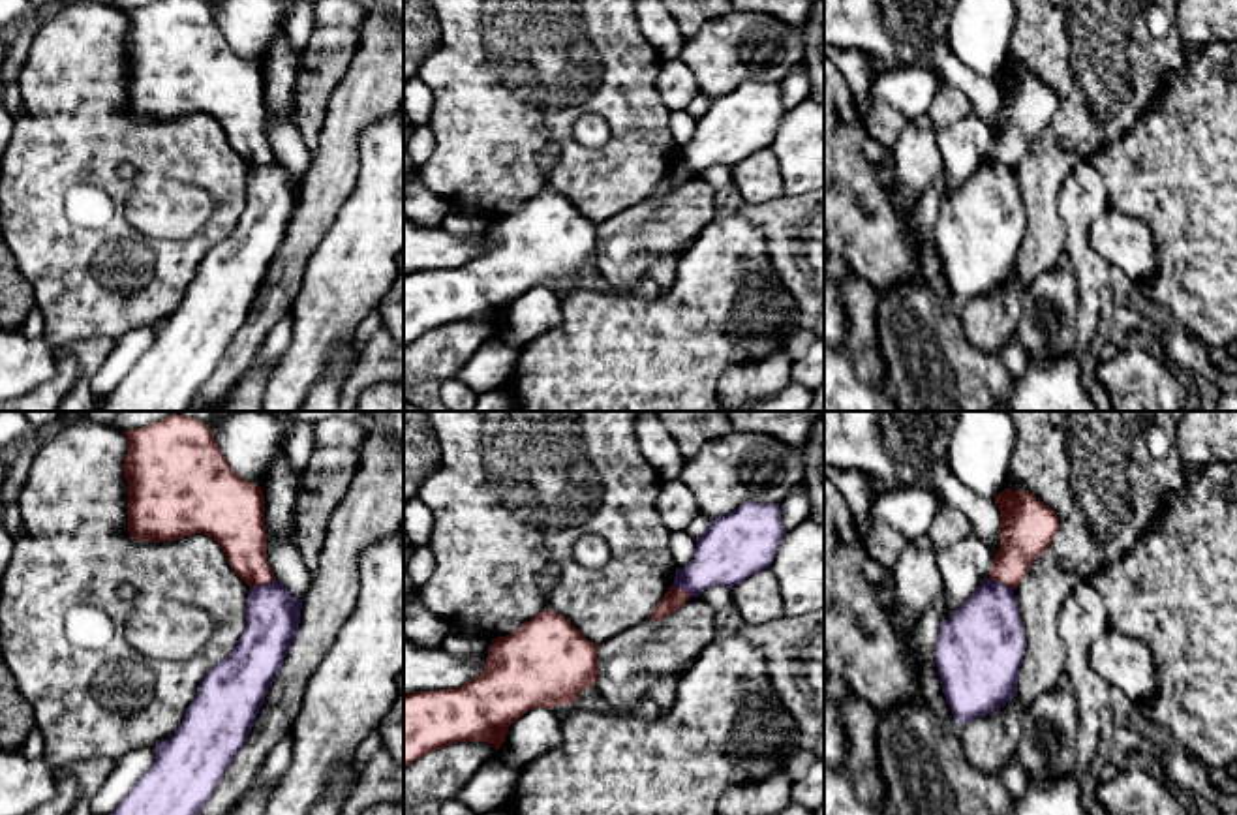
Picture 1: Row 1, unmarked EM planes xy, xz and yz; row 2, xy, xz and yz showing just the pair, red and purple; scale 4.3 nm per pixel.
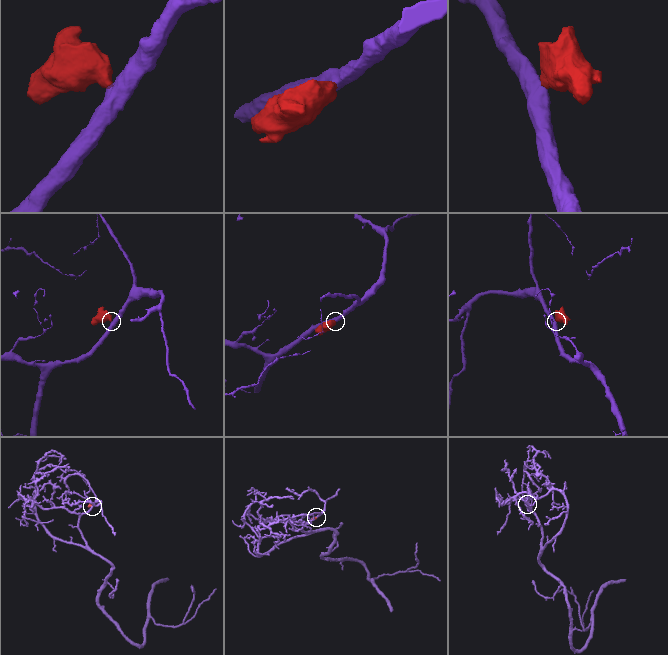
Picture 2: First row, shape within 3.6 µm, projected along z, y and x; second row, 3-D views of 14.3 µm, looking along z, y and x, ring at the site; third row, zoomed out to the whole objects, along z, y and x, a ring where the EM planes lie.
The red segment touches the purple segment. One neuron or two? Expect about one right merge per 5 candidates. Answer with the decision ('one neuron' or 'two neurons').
two neurons

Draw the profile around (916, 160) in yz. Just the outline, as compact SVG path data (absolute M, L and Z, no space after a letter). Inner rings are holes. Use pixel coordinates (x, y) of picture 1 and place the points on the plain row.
M925 113L907 124L895 145L892 203L897 212L907 212L910 207L920 208L925 192L944 171L937 130L933 116Z

